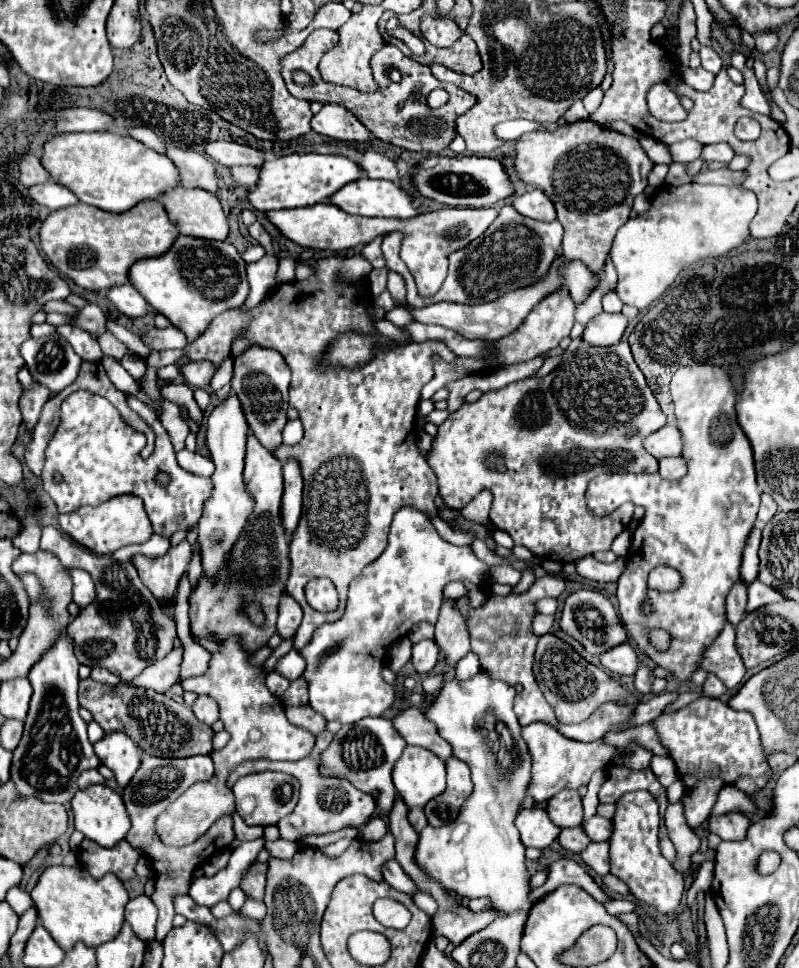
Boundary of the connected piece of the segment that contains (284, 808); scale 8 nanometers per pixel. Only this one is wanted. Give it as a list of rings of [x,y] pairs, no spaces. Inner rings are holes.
[[[259,772],[243,776],[235,782],[233,794],[237,800],[237,814],[245,820],[245,824],[259,824],[269,826],[277,824],[283,816],[287,816],[295,808],[295,796],[299,792],[299,782],[291,774],[285,772]],[[283,786],[291,786],[291,794],[283,794]]]

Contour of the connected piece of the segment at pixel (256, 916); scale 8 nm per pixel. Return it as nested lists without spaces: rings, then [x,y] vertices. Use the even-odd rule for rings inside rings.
[[[247,898],[247,902],[245,902],[245,906],[243,906],[243,910],[241,910],[247,918],[251,918],[251,920],[255,920],[257,924],[261,924],[263,922],[263,918],[265,918],[265,904],[263,902],[255,902],[255,900],[251,900],[251,898]]]

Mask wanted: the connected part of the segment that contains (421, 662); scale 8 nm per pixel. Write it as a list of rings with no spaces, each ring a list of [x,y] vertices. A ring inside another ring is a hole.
[[[421,640],[413,646],[411,662],[417,672],[431,672],[439,660],[439,648],[433,640]]]

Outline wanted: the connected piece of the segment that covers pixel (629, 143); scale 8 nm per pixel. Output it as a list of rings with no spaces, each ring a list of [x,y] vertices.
[[[589,120],[559,126],[557,130],[533,130],[517,138],[515,144],[515,172],[521,182],[535,186],[549,194],[555,204],[557,220],[563,224],[563,252],[567,260],[583,260],[593,272],[601,272],[605,258],[611,250],[617,230],[629,220],[633,198],[641,194],[649,184],[651,160],[633,136],[623,136],[615,130],[601,128]]]

